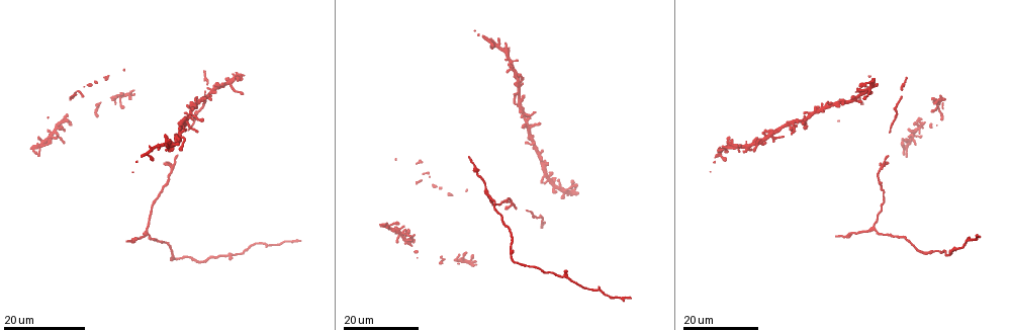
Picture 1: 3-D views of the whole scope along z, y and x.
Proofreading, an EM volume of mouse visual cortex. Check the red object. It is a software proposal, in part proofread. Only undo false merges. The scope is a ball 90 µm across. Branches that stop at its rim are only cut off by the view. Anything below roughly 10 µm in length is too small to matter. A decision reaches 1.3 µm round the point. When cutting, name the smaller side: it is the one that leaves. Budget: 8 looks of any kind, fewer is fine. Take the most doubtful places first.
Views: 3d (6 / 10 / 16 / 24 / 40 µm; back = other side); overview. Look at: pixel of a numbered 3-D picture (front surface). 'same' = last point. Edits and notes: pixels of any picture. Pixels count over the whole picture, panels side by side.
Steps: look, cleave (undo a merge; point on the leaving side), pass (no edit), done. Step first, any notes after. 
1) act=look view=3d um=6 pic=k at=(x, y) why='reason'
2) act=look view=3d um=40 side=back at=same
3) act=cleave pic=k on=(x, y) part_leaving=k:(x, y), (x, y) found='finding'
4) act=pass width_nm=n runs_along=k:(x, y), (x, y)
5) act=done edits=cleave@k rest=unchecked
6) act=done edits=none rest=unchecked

act=look view=3d um=24 pic=1 at=(174, 165) why='four-way junction'

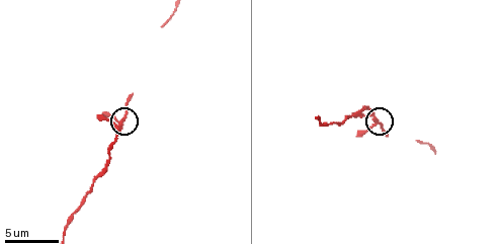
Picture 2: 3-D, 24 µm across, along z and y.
act=look view=3d um=6 pic=2 at=(120, 123)

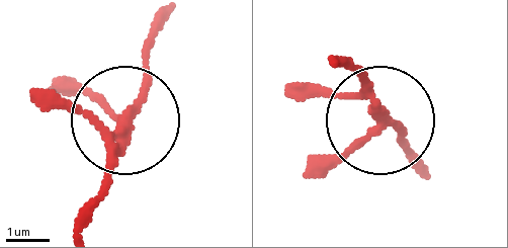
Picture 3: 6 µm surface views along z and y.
act=pass arms=4 found='all the same neuron'

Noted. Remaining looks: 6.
act=look view=3d um=16 pic=1 at=(820, 108) why='three-way junction'

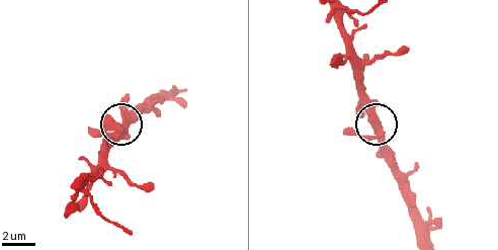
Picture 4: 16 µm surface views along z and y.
act=look view=3d um=10 pic=4 at=(375, 127)

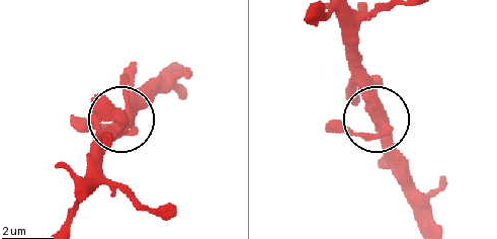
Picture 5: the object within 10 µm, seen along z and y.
act=pass side_arm_um=40 found='one neuron here'

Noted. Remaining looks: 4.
act=look view=3d um=16 pic=1 at=(874, 229) why='branch point'

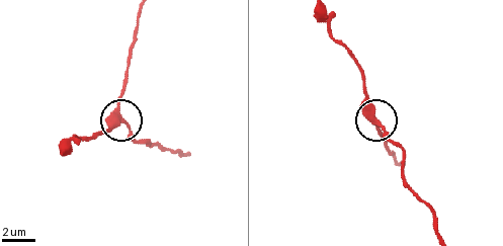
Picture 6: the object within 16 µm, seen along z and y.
act=look view=3d um=6 pic=6 at=(121, 122) why='closer look'

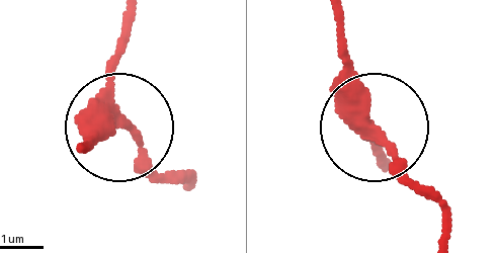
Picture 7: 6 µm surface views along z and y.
act=pass runs_along=7:(132, 21), (109, 75), (113, 130), (88, 141) found='all the same neuron'

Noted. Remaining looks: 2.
act=look view=3d um=16 pic=1 at=(896, 108) why='thick turns thin'

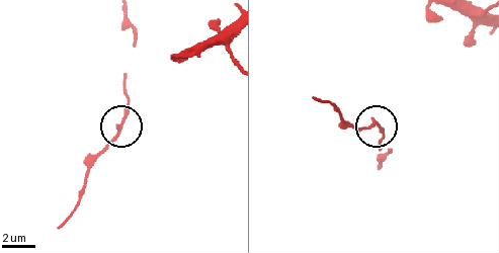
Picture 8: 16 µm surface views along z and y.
act=look view=3d um=6 pic=8 at=(124, 116) why='zoom in'

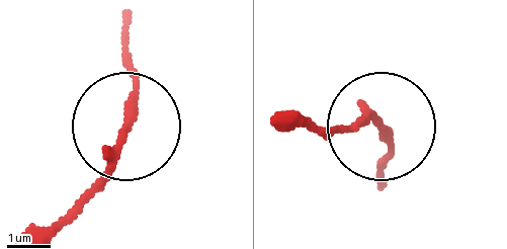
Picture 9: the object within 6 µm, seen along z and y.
act=pass found='all the same neuron'

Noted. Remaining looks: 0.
act=done edits=none rest=unchecked

